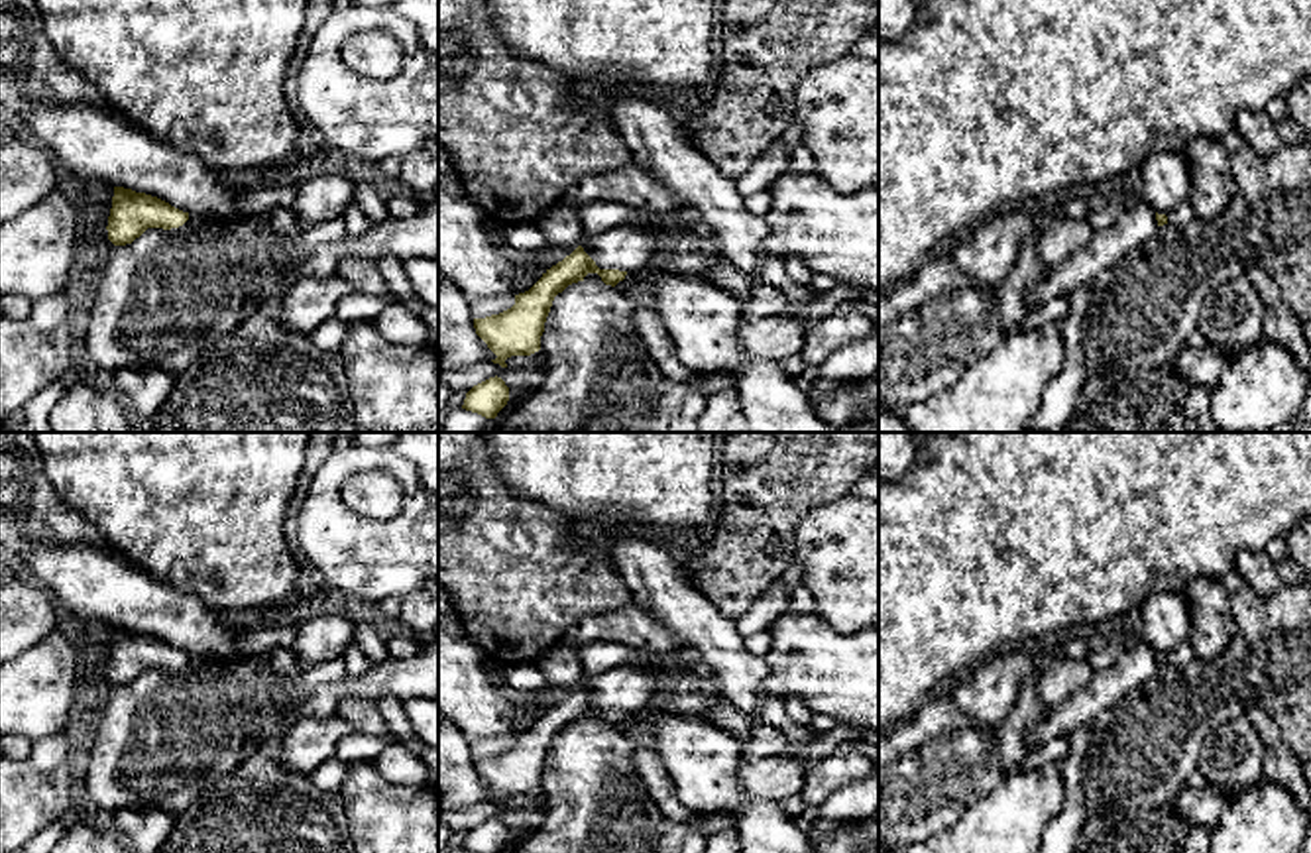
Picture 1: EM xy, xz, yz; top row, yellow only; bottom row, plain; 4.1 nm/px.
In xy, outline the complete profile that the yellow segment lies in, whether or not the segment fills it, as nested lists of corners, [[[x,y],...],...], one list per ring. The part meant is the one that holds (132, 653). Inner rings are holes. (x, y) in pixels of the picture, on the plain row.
[[[114,627],[106,670],[114,686],[126,686],[147,668],[163,668],[169,674],[177,674],[200,664],[204,664],[202,658],[183,653],[157,637]]]

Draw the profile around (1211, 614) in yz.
[[[1197,578],[1181,594],[1191,613],[1195,664],[1205,666],[1219,658],[1234,637],[1230,596],[1213,578]]]

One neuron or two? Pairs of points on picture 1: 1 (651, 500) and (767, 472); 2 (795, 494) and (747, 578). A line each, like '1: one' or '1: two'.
1: two
2: one

